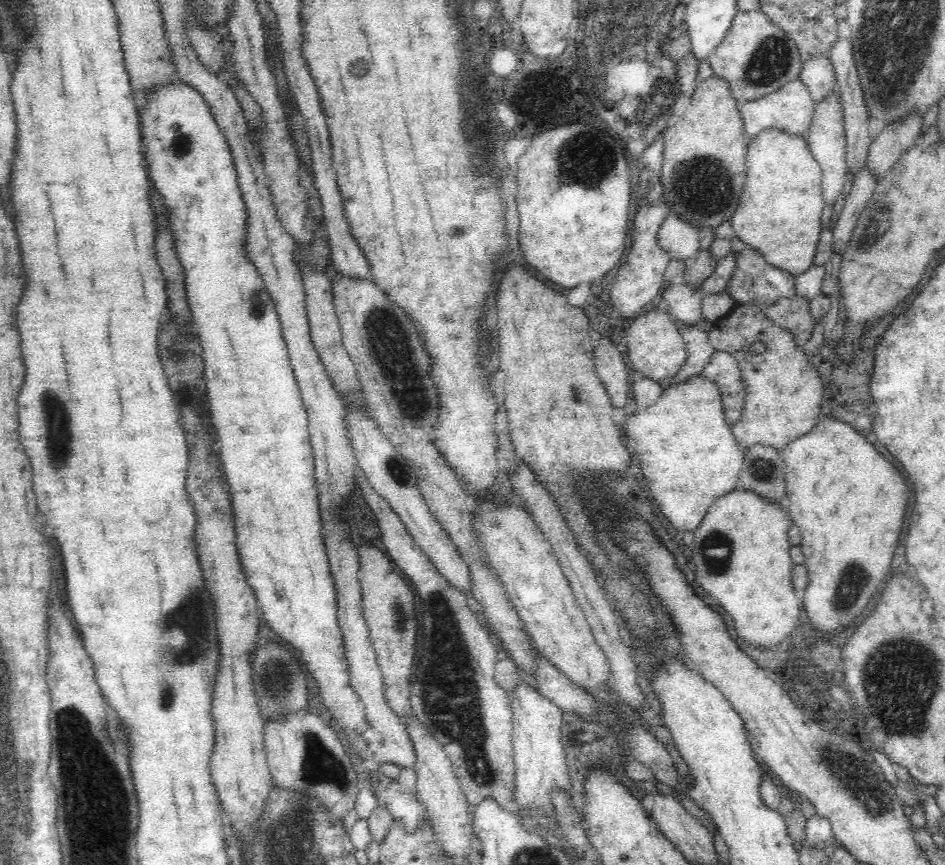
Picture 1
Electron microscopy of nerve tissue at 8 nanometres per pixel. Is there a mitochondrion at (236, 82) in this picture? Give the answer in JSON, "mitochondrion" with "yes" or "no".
{"mitochondrion":"no"}

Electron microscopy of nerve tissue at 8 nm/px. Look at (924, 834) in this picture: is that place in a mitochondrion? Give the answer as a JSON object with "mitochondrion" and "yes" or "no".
{"mitochondrion":"no"}

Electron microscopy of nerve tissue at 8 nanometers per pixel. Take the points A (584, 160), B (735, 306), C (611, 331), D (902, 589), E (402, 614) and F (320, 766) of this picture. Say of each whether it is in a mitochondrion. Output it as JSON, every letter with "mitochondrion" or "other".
{"A":"mitochondrion","B":"other","C":"other","D":"other","E":"mitochondrion","F":"mitochondrion"}

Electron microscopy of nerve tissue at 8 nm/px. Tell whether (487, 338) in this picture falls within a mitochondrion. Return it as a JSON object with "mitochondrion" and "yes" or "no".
{"mitochondrion":"no"}

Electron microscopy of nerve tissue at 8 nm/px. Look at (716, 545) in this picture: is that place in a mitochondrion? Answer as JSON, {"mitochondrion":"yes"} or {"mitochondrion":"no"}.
{"mitochondrion":"yes"}

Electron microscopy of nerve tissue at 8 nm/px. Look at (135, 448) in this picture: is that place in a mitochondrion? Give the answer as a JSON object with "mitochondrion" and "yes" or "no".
{"mitochondrion":"no"}

